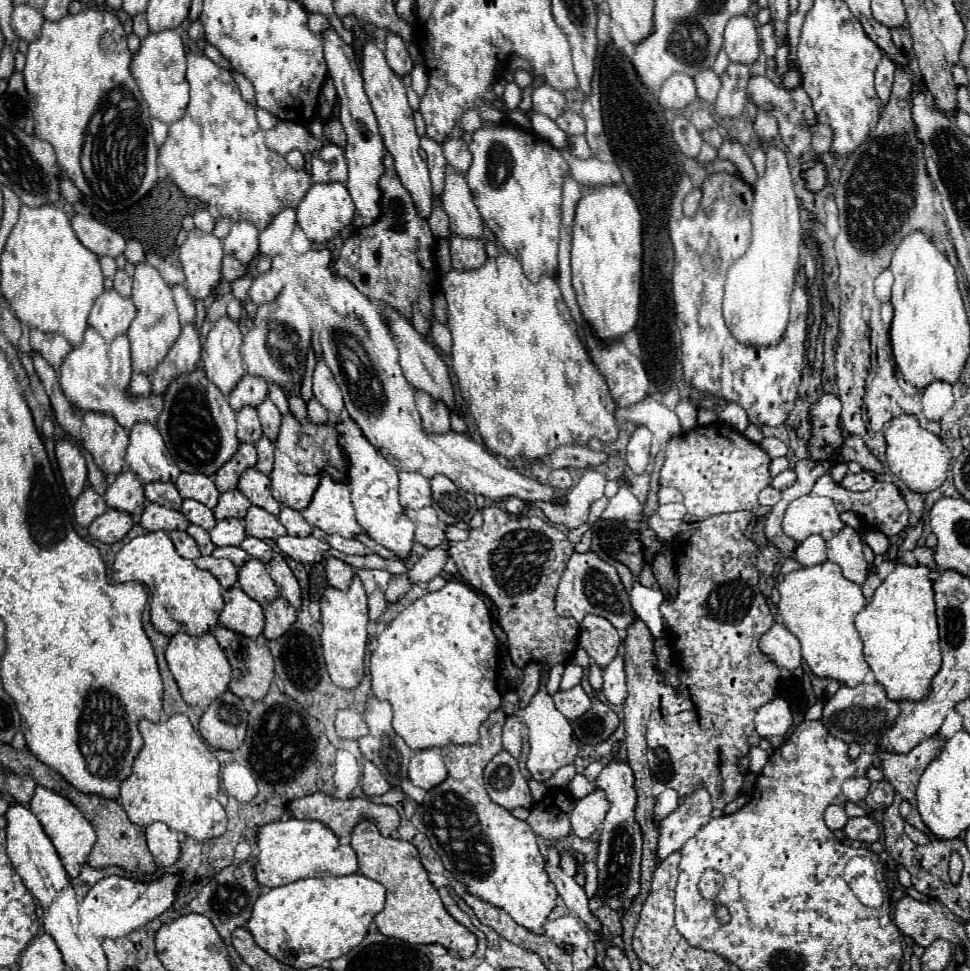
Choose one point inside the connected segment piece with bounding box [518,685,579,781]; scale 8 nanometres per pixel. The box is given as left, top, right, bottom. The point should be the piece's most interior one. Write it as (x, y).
(552, 742)

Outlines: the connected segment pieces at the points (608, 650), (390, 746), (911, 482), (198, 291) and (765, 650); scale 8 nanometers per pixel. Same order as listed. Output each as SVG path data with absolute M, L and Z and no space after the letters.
M586 615L582 619L578 645L588 651L588 655L598 667L606 667L614 661L620 641L620 633L608 619L598 615Z
M374 695L368 697L368 703L370 703L370 709L364 713L364 721L368 723L368 729L370 733L362 739L358 739L358 745L360 745L360 751L388 777L390 785L398 785L404 777L406 777L406 771L408 771L408 763L410 763L410 757L412 757L412 749L404 743L404 739L400 735L396 735L396 731L392 729L392 707L388 701L378 701Z
M914 415L892 417L884 425L884 439L888 445L886 447L886 461L888 461L890 471L898 479L902 479L912 491L928 493L928 491L938 489L944 483L952 455L938 435L934 435L918 425L918 419Z
M192 229L180 245L180 263L188 281L188 293L194 299L206 299L220 283L222 241L212 233Z
M774 623L758 641L760 653L774 661L778 667L794 671L802 663L800 641L780 623Z

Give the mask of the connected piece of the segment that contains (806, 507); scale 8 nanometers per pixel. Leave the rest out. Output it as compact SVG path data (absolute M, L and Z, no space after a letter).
M804 495L794 499L784 515L782 521L782 529L788 537L792 537L794 541L802 543L808 535L820 535L824 541L830 541L836 535L836 507L834 501L830 497L812 497L812 495Z

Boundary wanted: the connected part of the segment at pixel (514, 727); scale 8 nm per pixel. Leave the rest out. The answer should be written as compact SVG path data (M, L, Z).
M508 715L506 717L506 725L504 725L504 749L512 757L520 757L522 737L520 737L520 719L516 715Z

